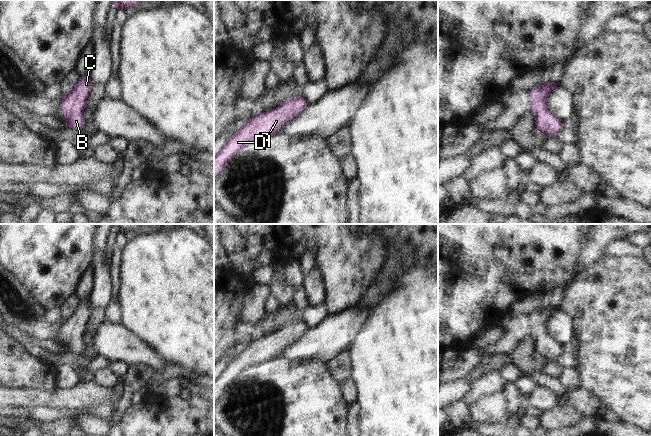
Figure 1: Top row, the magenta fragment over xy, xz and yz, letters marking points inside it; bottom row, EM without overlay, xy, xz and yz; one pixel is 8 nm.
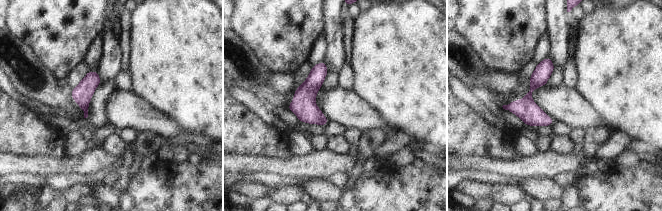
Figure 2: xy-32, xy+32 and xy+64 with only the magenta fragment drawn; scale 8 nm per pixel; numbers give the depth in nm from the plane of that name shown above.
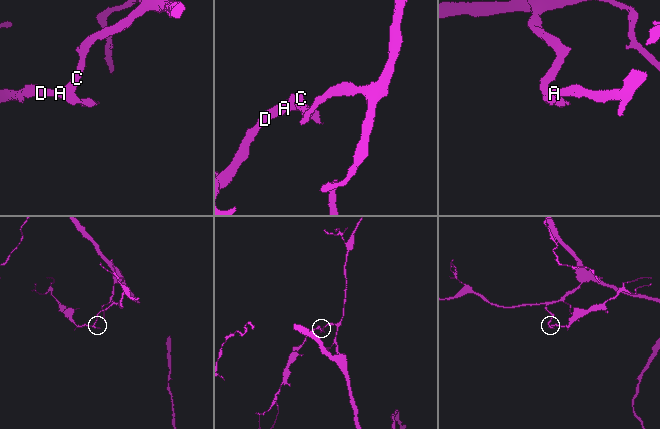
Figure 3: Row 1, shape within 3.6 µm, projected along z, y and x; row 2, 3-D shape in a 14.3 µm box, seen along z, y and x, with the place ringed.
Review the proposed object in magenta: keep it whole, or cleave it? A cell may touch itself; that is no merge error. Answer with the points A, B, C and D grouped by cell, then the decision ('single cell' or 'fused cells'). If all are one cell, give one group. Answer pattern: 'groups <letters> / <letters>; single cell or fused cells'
groups A B C D; single cell

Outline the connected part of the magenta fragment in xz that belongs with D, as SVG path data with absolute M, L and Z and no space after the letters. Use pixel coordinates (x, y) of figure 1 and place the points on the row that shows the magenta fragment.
M302 95L291 98L281 104L276 110L269 110L250 118L246 125L240 128L224 144L219 154L214 158L214 181L222 172L230 158L243 146L267 136L277 134L277 130L302 112L308 103Z

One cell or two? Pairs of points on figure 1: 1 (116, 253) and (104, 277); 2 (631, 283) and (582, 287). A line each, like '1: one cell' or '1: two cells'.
1: two cells
2: one cell

